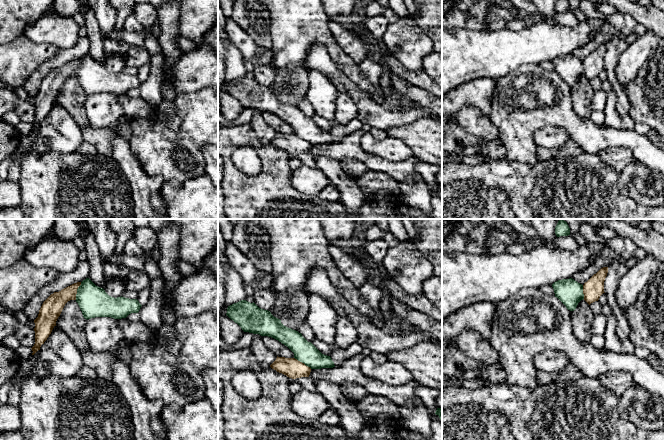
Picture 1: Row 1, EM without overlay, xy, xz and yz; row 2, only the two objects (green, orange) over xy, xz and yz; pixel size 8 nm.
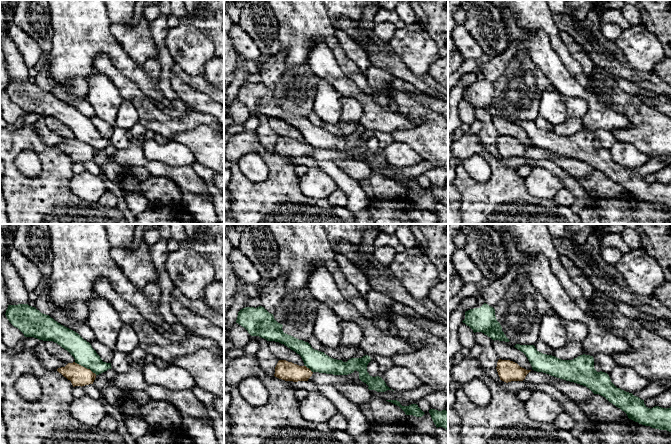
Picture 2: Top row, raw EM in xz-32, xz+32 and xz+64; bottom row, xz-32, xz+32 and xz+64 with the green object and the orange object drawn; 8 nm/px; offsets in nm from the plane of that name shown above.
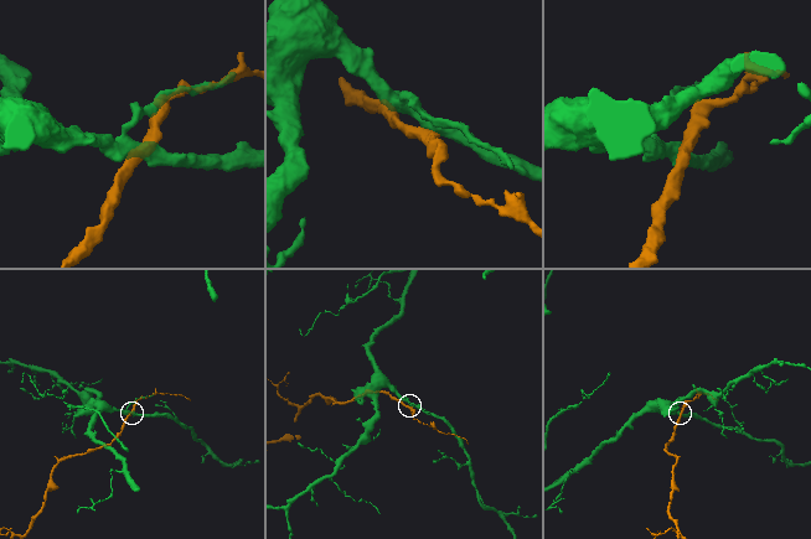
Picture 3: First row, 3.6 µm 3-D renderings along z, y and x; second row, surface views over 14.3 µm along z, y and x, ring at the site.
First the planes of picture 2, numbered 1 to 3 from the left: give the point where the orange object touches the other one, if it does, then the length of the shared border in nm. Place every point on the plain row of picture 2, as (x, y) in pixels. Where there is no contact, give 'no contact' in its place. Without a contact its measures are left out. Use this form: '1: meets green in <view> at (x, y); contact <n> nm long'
1: meets green in xz-32 at (85, 143); contact 200 nm long
2: meets green in xz+32 at (309, 144); contact 90 nm long
3: no contact

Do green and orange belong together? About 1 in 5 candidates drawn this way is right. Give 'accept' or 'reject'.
reject

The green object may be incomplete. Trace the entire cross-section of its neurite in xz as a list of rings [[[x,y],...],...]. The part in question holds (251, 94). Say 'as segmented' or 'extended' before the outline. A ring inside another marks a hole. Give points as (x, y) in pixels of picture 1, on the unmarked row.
as segmented | [[[241,76],[234,79],[228,82],[226,91],[244,108],[278,116],[294,129],[295,135],[311,145],[335,143],[330,132],[322,130],[301,109],[284,102],[280,95],[274,93],[270,87],[259,84],[254,78]]]

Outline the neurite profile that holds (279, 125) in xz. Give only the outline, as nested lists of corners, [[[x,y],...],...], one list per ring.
[[[263,112],[264,121],[278,133],[294,134],[294,129],[278,116]]]

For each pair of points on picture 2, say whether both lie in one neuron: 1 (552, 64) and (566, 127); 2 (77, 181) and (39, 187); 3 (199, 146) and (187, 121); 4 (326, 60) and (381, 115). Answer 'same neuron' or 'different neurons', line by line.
1: different neurons
2: different neurons
3: different neurons
4: same neuron

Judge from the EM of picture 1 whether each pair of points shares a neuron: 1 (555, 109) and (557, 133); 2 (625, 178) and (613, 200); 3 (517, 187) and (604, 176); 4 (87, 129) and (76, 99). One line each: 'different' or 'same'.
1: different
2: different
3: same
4: same

